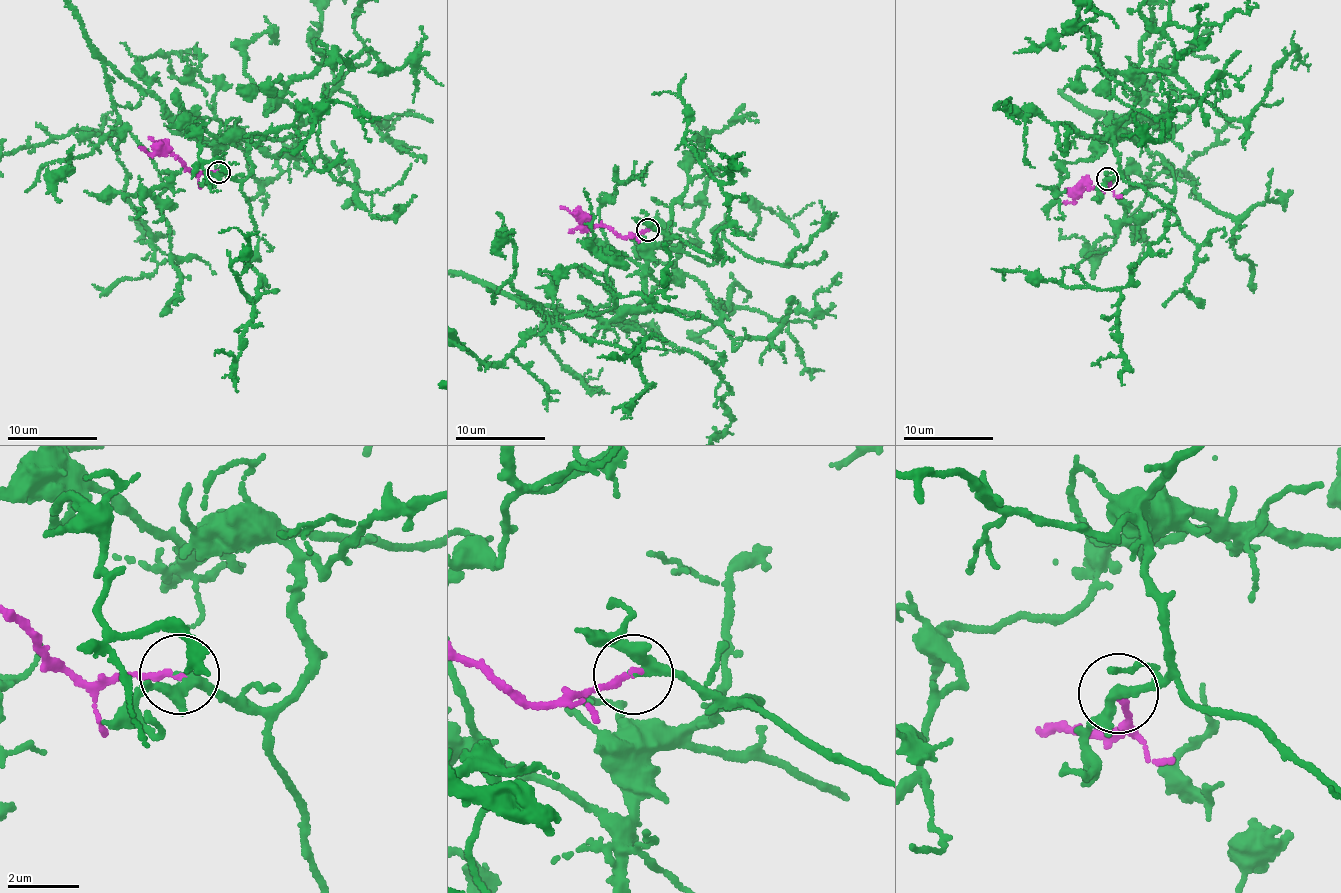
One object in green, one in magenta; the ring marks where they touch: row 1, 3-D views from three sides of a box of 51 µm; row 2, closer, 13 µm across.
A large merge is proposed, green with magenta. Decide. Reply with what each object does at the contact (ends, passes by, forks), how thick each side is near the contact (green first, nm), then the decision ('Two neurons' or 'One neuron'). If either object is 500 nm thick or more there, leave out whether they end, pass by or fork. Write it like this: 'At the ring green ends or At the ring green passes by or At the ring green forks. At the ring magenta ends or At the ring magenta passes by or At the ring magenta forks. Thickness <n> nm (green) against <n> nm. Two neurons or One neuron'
At the ring green passes by. At the ring magenta ends. Thickness 240 nm (green) against 200 nm. One neuron

